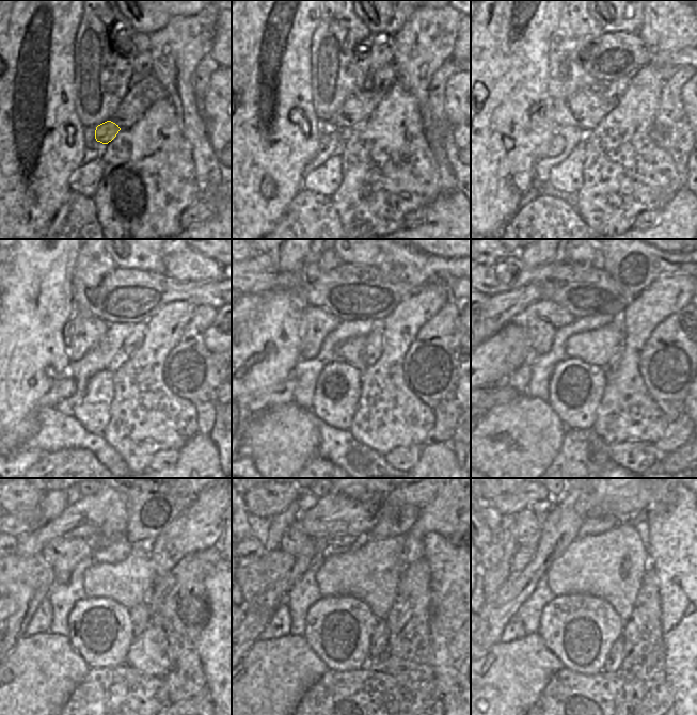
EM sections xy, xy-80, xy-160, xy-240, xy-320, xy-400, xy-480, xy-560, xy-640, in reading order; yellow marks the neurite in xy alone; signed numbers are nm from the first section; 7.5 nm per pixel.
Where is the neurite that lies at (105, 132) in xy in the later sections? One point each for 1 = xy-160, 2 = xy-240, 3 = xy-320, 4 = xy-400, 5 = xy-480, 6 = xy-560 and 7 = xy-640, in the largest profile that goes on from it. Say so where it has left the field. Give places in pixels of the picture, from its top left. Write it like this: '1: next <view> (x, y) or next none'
1: next xy-160 (556, 145)
2: next xy-240 (63, 388)
3: next xy-320 (283, 393)
4: next xy-400 (500, 394)
5: next none
6: next none
7: next none

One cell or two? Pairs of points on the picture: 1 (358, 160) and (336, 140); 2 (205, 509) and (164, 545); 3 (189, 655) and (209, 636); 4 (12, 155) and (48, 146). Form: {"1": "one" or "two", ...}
{"1": "two", "2": "one", "3": "two", "4": "one"}

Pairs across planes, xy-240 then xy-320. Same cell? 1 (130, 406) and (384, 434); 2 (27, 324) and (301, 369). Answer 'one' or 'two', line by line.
1: one
2: two

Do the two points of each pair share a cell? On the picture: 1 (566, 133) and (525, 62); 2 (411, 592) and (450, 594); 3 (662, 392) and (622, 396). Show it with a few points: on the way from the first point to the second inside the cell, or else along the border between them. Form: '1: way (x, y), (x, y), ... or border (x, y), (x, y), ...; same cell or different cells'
1: border (558, 125), (555, 132); different cells
2: border (429, 568), (429, 619); different cells
3: border (639, 369), (639, 375), (649, 396), (664, 413); different cells

